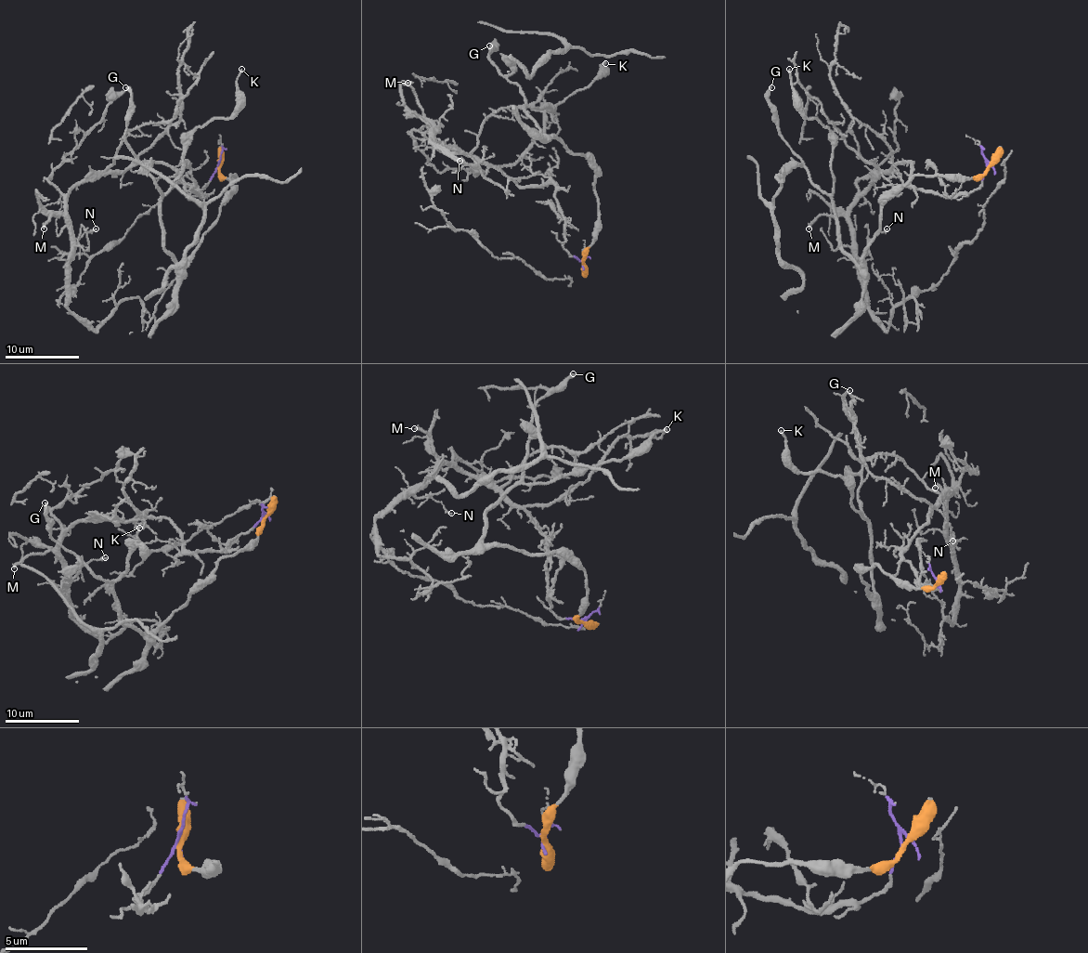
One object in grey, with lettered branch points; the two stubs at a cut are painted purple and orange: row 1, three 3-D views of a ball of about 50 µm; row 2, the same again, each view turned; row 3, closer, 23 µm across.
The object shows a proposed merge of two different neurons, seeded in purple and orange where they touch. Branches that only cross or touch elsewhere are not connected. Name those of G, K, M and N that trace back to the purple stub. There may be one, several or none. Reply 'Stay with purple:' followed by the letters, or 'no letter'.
Stay with purple: M, N

